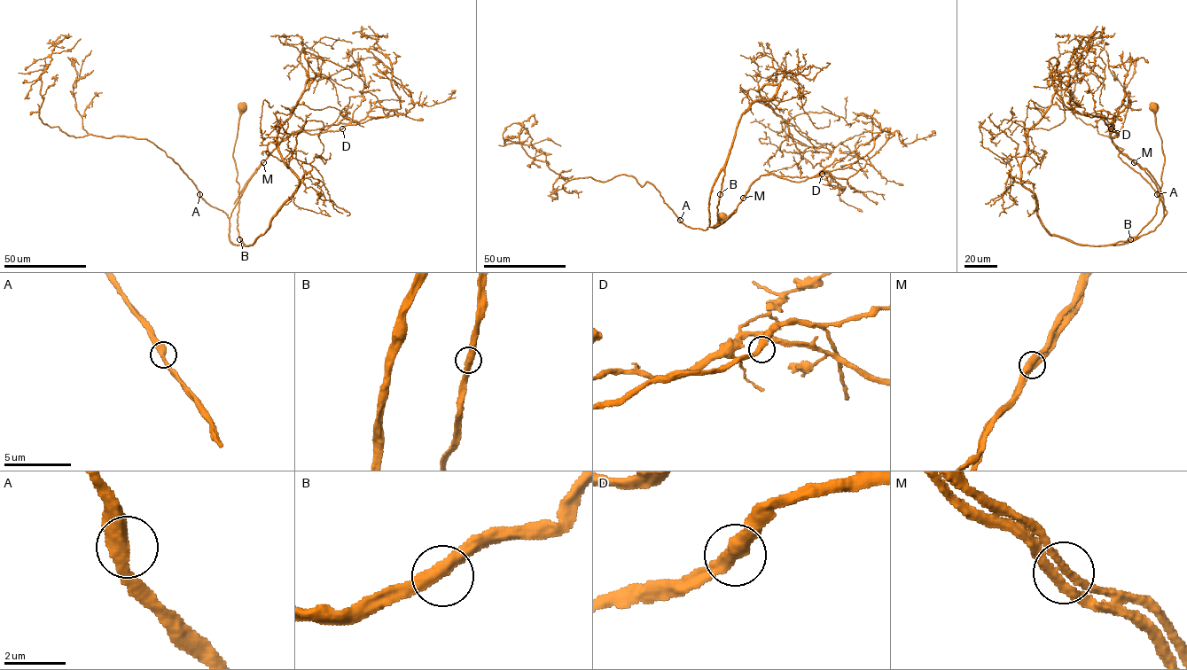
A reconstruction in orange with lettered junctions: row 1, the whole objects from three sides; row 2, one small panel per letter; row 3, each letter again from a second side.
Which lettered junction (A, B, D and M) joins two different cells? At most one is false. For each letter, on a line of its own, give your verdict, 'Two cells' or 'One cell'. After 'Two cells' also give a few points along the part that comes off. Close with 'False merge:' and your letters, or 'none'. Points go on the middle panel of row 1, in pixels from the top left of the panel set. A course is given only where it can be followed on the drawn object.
A: One cell
B: One cell
D: One cell
M: Two cells. Course of the part to remove: (743, 198), (761, 175), (812, 177), (823, 172), (848, 178), (862, 167), (894, 134), (853, 112)
False merge: M

